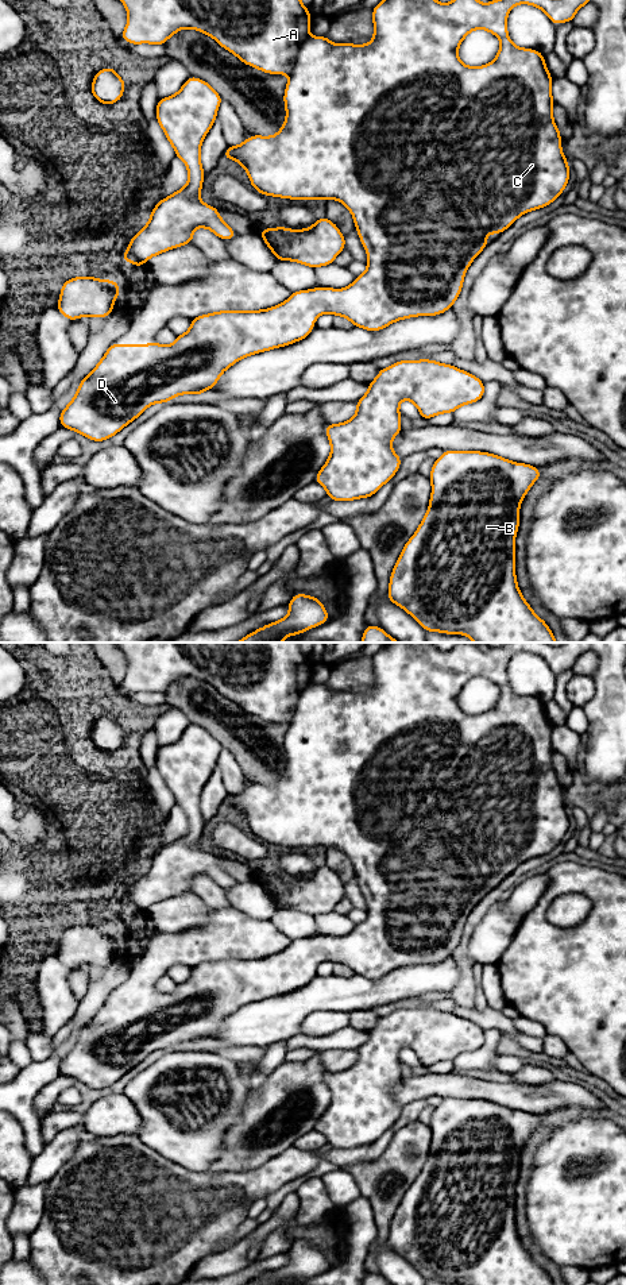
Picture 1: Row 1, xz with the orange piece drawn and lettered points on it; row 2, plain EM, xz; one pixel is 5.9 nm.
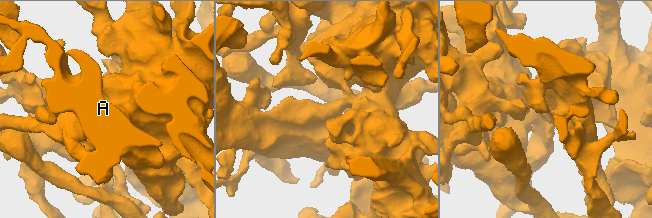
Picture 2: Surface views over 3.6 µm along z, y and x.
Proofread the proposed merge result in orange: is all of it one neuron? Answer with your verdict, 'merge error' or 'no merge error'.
no merge error

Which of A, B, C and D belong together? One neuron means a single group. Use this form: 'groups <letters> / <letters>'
groups A B C D

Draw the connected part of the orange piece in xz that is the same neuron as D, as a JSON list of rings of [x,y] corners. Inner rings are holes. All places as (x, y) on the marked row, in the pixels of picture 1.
[[[120,0],[127,12],[128,22],[120,38],[131,45],[150,43],[163,45],[166,40],[182,28],[197,30],[208,34],[223,49],[235,54],[243,63],[268,74],[289,74],[283,103],[286,119],[282,128],[273,136],[251,135],[239,146],[229,146],[223,159],[233,159],[247,170],[250,182],[255,190],[264,196],[274,196],[290,200],[337,200],[345,205],[355,221],[356,232],[367,251],[367,270],[364,274],[344,289],[332,289],[318,286],[310,290],[293,292],[282,304],[260,310],[219,310],[209,315],[201,315],[192,319],[188,332],[178,335],[170,346],[156,341],[150,344],[111,344],[97,366],[78,385],[76,395],[70,404],[59,413],[62,428],[76,431],[77,433],[93,441],[104,441],[115,436],[136,420],[148,406],[156,402],[166,404],[181,394],[201,395],[205,390],[212,390],[221,374],[243,358],[273,348],[285,347],[309,336],[313,331],[317,317],[321,313],[347,317],[353,327],[366,331],[380,331],[387,325],[417,316],[437,316],[453,306],[460,296],[465,271],[475,256],[487,247],[487,234],[502,234],[519,216],[526,212],[541,209],[552,204],[565,189],[569,181],[569,165],[561,150],[561,135],[553,120],[552,76],[545,66],[544,54],[533,49],[515,46],[507,32],[507,16],[517,4],[530,4],[538,7],[552,23],[560,24],[572,22],[580,7],[591,0],[491,0],[483,4],[479,0],[452,0],[441,4],[437,0],[382,0],[372,8],[374,38],[367,45],[332,43],[325,35],[310,36],[310,12],[301,0]],[[474,30],[486,30],[501,39],[501,47],[492,62],[483,66],[467,66],[459,55],[457,49],[463,39]]]

